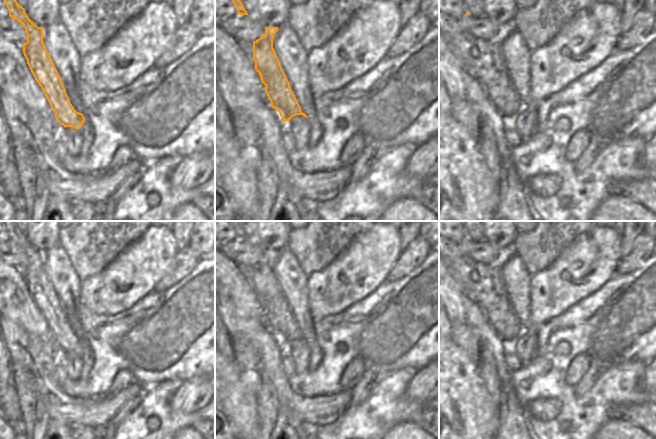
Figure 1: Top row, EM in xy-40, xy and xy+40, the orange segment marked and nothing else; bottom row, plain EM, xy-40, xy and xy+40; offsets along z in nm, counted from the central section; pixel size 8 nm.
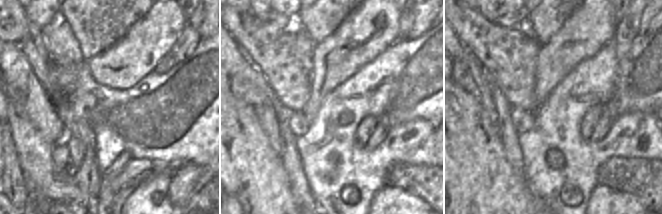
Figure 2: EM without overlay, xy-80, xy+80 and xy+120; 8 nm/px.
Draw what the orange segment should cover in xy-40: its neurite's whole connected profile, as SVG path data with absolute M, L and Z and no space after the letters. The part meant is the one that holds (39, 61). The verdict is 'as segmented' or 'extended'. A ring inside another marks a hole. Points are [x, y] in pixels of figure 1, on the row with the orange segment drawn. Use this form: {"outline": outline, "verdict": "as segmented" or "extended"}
{"outline": "M16 0L4 2L9 10L9 17L16 19L25 28L27 42L23 44L23 54L35 80L55 112L56 120L66 129L77 129L84 138L82 125L87 117L77 112L70 103L61 77L44 45L44 27L38 27Z", "verdict": "extended"}

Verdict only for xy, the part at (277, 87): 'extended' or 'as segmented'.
as segmented

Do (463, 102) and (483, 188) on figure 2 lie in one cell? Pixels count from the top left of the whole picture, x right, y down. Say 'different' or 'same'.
same

